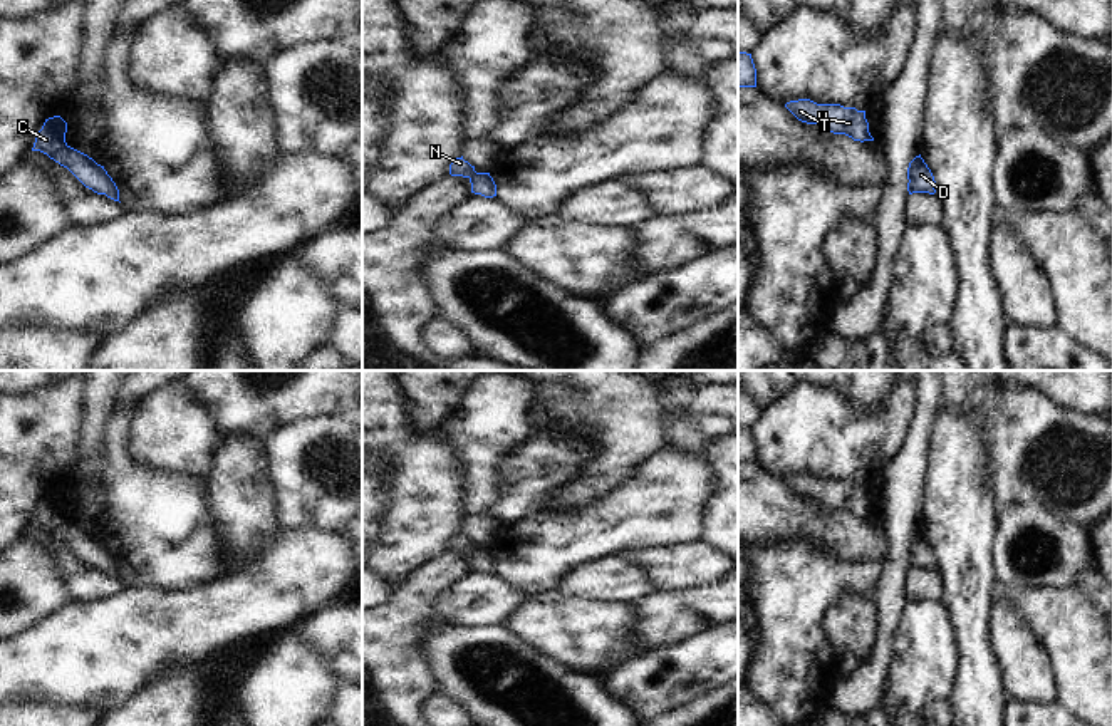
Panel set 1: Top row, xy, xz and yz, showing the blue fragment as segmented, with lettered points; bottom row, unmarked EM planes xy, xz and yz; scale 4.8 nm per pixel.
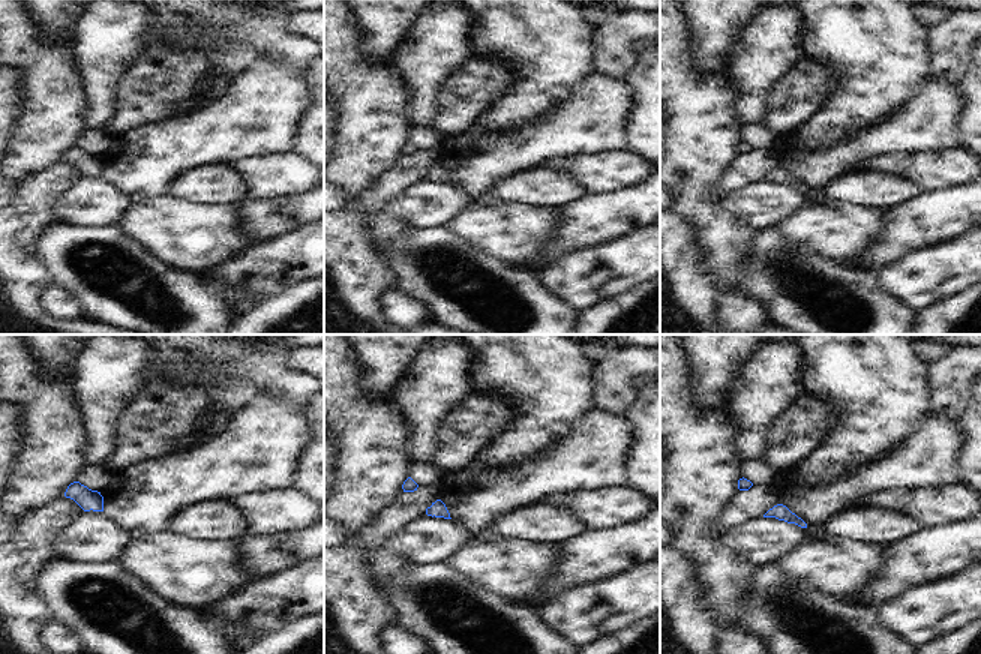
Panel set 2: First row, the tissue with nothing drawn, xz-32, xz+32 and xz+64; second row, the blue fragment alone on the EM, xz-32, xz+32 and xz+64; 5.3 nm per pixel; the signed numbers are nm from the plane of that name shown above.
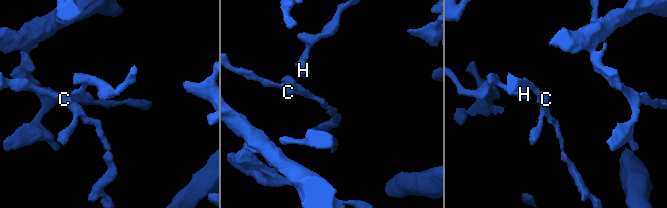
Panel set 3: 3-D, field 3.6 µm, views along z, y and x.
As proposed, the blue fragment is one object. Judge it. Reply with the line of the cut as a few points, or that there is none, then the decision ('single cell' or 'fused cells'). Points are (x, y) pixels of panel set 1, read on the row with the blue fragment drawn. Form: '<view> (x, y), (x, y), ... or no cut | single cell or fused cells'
no cut | single cell

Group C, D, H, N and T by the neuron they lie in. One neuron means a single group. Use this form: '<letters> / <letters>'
C D H N T

